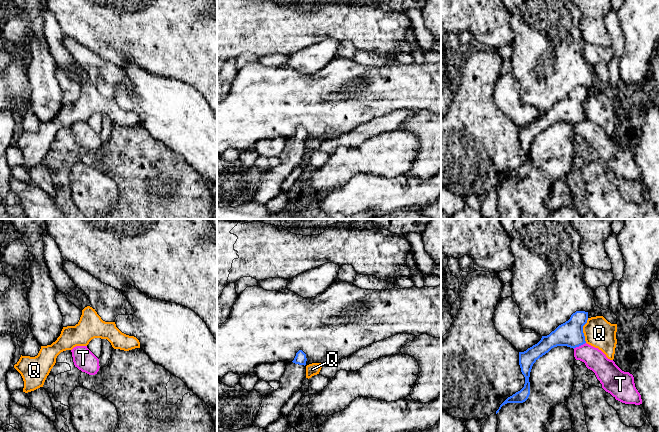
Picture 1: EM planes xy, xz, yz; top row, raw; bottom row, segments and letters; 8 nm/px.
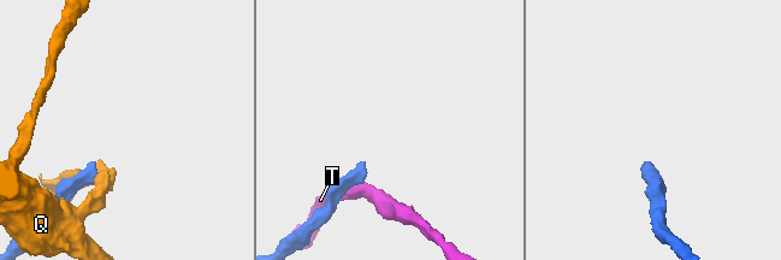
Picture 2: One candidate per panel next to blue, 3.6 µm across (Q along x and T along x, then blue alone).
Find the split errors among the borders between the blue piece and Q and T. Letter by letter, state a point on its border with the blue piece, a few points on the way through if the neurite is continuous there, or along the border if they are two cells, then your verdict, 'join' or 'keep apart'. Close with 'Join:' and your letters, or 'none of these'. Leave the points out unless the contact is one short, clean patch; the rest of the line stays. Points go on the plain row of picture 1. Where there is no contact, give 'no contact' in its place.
Q: yz (582, 106) | along yz (588, 94), (583, 102), (585, 118) | keep apart
T: yz (579, 121) | along yz (585, 118), (573, 124) | keep apart
Join: none of these

